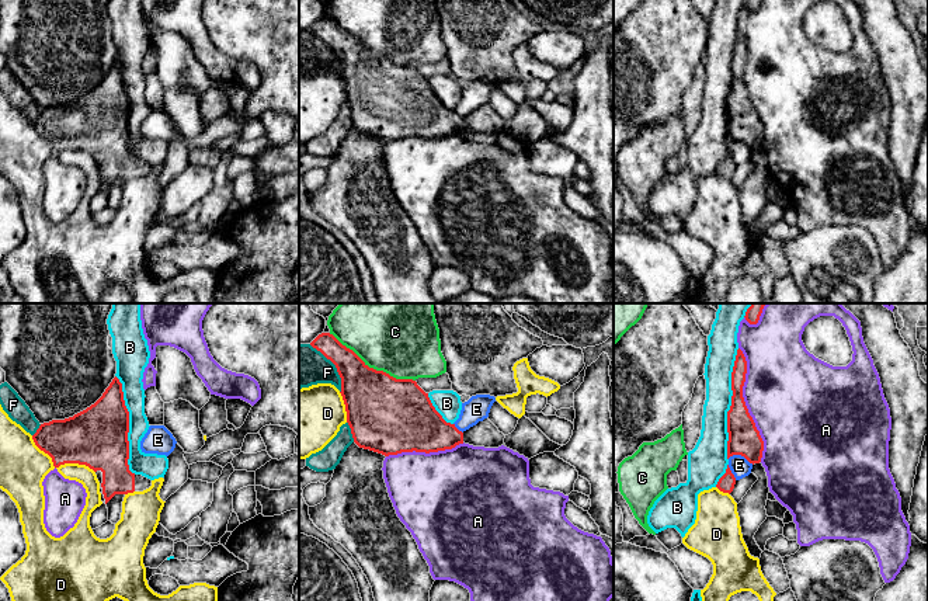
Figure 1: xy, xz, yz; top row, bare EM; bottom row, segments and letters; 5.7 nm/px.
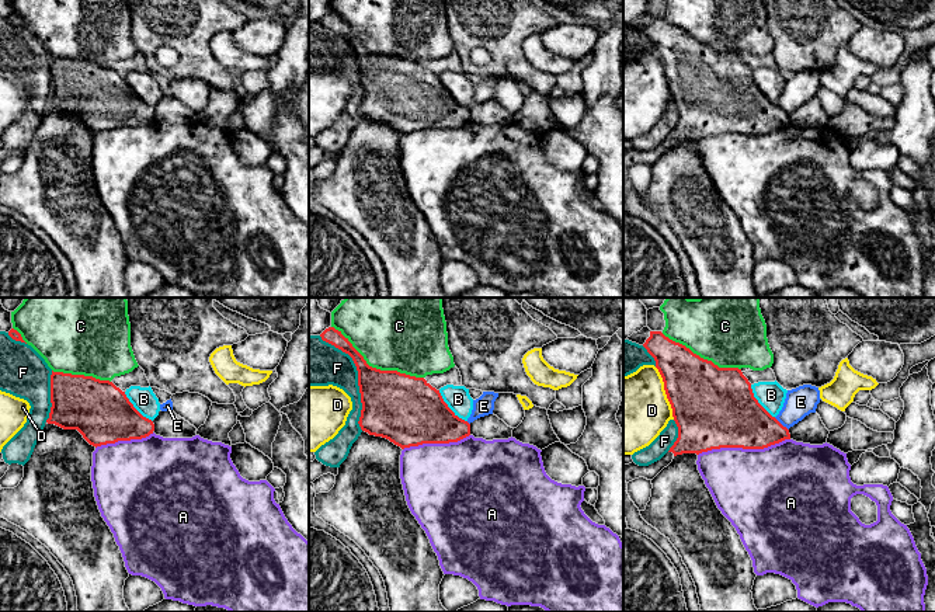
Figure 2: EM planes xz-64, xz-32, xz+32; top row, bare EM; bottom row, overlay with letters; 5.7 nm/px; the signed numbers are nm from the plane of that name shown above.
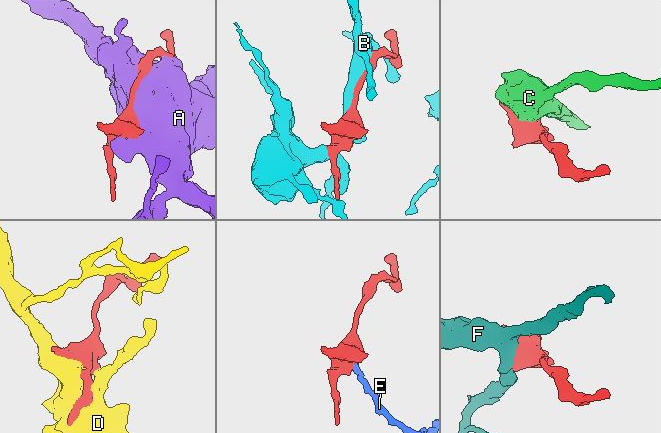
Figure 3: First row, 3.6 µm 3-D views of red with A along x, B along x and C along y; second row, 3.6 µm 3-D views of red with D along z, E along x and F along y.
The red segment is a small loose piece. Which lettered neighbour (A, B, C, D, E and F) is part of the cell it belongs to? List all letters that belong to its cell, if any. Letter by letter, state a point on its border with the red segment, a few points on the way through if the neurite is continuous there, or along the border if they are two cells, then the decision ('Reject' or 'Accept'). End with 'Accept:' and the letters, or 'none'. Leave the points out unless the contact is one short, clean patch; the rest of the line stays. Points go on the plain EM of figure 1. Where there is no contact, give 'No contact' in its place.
A: Touches red at yz (744, 90). Reject
B: Touches red at yz (732, 90). Reject
C: Touches red at xz (372, 54). Reject
D: Touches red at xy (59, 150). Reject
E: Touches red at yz (740, 139). Boundary: yz (727, 143), (743, 141), (753, 149). Reject
F: Touches red at xz (336, 52). Reject
Accept: none

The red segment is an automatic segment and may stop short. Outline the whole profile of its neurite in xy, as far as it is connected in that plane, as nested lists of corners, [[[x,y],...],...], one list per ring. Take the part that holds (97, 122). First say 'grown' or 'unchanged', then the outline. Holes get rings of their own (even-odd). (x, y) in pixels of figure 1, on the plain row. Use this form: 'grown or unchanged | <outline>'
grown | [[[115,62],[102,81],[86,95],[65,105],[39,111],[35,131],[52,143],[53,152],[86,150],[102,157],[105,190],[115,180],[143,177],[152,166],[129,156],[129,97],[122,69]]]

